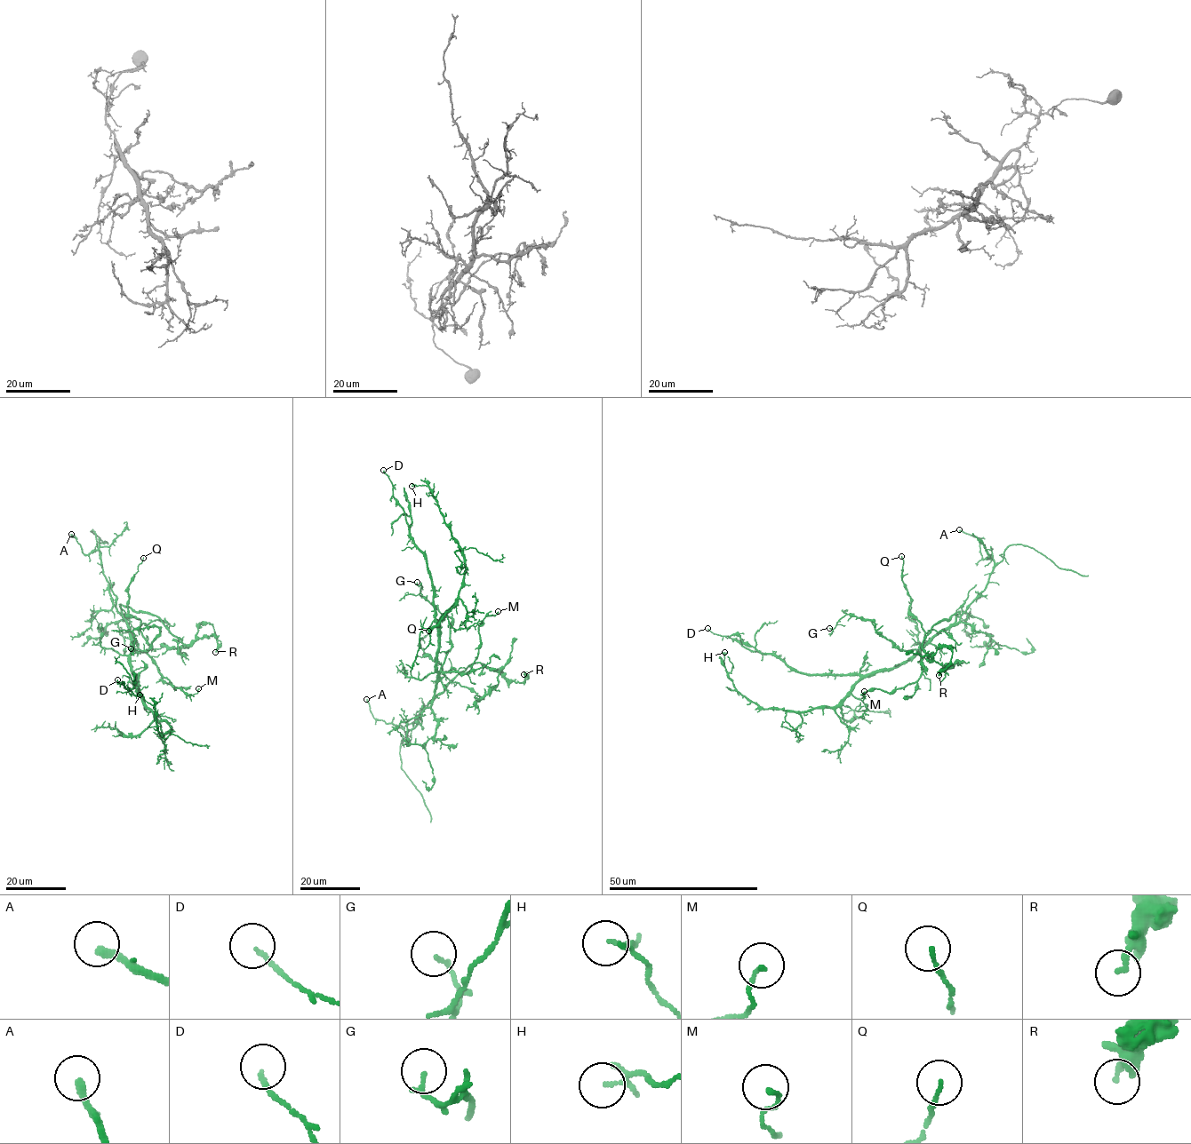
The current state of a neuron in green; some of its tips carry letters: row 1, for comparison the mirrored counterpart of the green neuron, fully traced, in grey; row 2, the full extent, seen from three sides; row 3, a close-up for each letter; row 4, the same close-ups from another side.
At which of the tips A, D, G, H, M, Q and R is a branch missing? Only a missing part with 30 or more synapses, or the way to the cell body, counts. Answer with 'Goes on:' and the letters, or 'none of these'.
Goes on: none of these

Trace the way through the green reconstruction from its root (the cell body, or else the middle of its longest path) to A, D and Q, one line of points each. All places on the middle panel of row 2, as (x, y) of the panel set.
A: (436, 664), (433, 703), (421, 712), (417, 726), (408, 731), (375, 718), (366, 699)
D: (436, 664), (439, 628), (432, 576), (383, 470)
Q: (436, 664), (439, 671), (452, 671), (455, 668), (443, 671), (439, 663), (423, 654), (419, 641), (428, 631)

